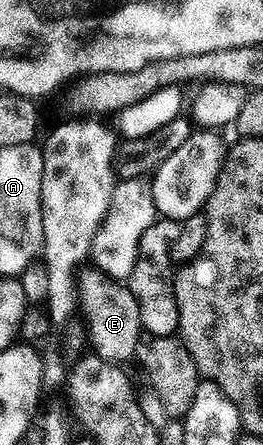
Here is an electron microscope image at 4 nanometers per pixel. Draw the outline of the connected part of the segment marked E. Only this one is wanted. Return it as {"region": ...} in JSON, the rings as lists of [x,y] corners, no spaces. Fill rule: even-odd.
{"region":[[[88,265],[76,276],[76,302],[87,327],[91,350],[111,363],[127,364],[127,359],[141,346],[140,314],[134,293],[121,280],[112,279],[95,265]]]}

